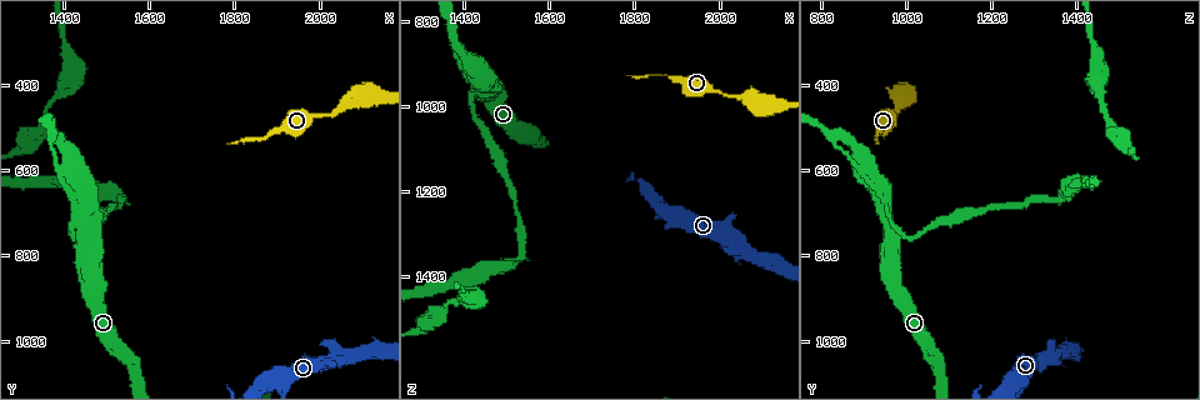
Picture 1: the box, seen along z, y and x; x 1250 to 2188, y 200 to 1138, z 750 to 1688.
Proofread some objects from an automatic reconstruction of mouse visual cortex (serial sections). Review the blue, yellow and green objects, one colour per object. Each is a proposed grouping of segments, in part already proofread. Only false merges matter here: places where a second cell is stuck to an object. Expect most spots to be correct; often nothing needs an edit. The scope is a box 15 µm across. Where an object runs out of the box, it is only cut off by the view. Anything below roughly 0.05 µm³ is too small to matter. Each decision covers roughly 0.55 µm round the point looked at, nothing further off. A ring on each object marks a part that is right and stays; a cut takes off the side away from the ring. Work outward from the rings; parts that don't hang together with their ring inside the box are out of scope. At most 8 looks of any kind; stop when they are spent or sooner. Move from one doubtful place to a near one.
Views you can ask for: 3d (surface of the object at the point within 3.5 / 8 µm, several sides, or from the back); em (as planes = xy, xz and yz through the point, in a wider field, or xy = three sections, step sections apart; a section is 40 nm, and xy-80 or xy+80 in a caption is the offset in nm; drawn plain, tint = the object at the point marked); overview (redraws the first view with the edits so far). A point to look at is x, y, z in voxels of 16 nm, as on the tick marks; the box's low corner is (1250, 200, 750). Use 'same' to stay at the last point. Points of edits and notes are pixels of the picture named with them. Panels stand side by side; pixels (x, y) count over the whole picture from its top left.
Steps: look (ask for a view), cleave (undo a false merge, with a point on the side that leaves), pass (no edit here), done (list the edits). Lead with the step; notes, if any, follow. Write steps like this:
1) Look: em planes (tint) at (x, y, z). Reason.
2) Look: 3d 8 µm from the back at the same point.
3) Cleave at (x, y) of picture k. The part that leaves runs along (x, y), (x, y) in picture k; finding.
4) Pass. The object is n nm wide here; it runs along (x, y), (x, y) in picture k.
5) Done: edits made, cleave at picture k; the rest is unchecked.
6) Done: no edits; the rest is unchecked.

Look: 3d 8 µm at (2035, 1035, 1325).

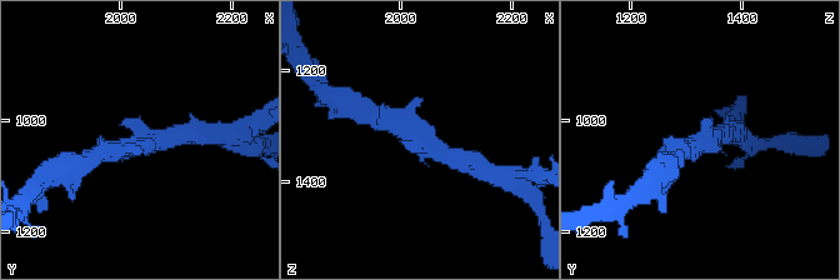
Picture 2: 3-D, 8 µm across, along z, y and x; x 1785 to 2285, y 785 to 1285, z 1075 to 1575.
Look: 3d 3.5 µm at (2040, 1045, 1330).

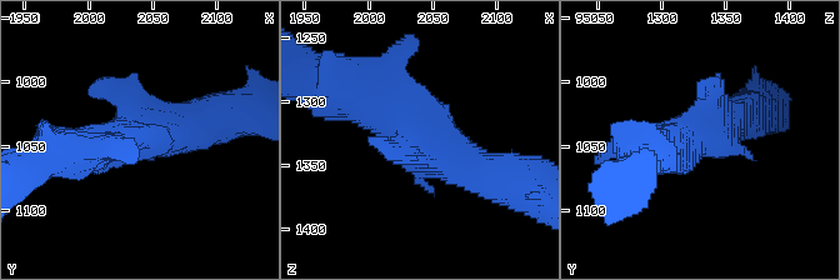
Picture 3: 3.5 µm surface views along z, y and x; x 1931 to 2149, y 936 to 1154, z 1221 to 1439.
Look: em planes (tint) at (2040, 1042, 1330). Now the EM.

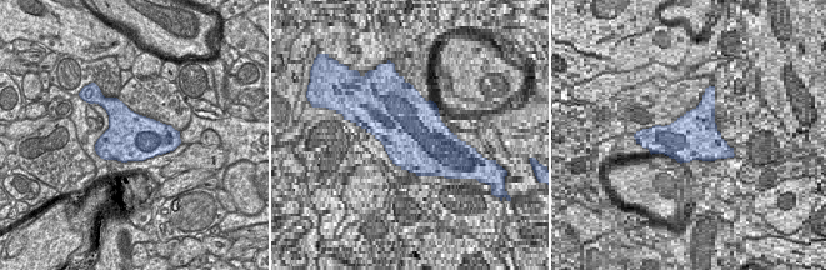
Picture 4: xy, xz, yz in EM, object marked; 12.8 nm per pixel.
Pass. It runs along (351, 93), (435, 150), (493, 173) in picture 3; one cell here.

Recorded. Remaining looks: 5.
Look: 3d 3.5 µm at (2005, 470, 970). Calibre changes.

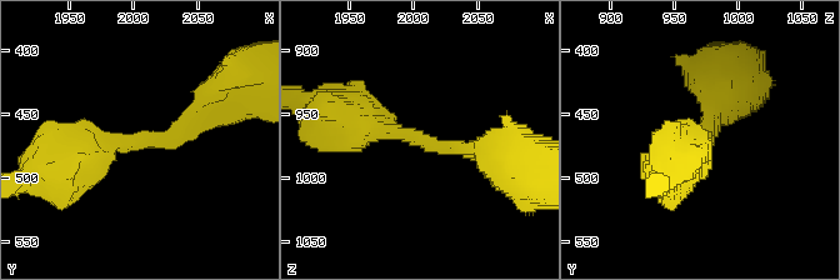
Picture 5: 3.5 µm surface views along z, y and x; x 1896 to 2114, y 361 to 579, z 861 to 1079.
Look: em xy step 5 (plain) at (2006, 470, 970). The arms are 200, 600 nm wide; now the EM.

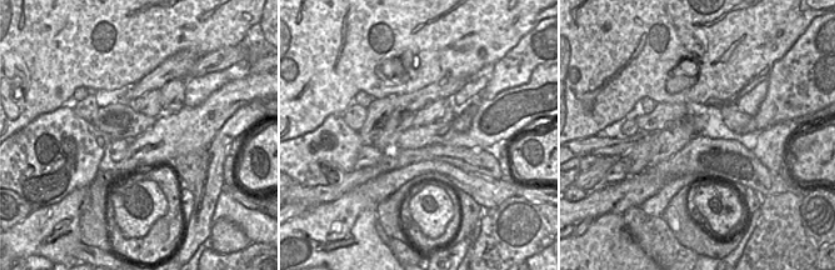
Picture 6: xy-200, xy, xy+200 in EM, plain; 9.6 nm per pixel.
Look: em xy step 5 (tint) at the same point.

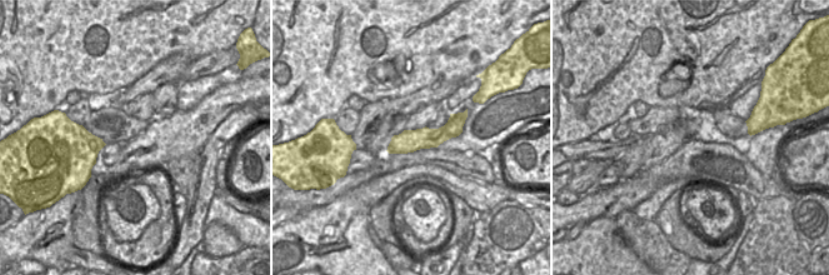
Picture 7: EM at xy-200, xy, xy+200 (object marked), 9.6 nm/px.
Pass. It runs along (63, 156), (174, 138), (204, 103) in picture 5; continuous, no second cell.

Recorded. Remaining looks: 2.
Look: 3d 3.5 µm from the back at (1435, 730, 970). Branch point.

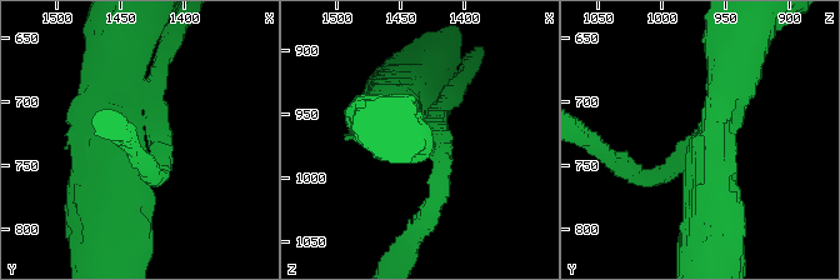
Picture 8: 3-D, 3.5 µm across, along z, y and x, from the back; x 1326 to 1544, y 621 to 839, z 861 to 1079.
Look: em xy step 1 (tint) at the same point. Need the tissue.

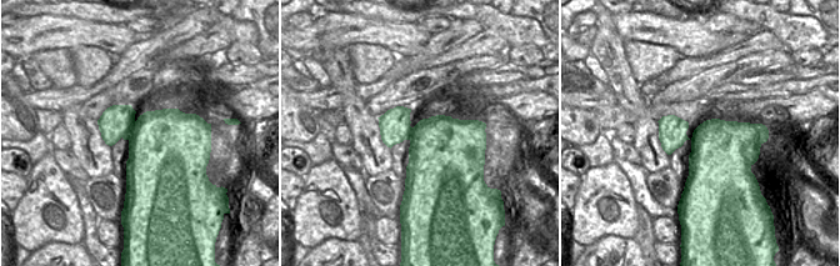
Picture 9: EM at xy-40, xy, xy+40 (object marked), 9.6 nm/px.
Pass. All the same cell.

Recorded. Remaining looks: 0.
Done: no edits; the rest is unchecked.

